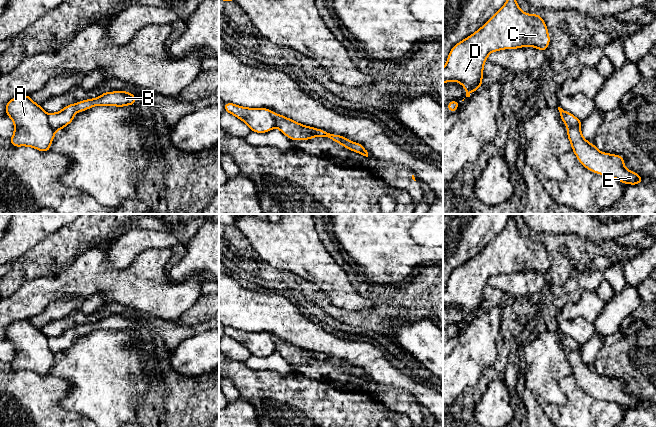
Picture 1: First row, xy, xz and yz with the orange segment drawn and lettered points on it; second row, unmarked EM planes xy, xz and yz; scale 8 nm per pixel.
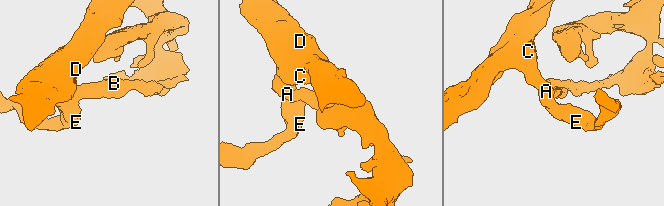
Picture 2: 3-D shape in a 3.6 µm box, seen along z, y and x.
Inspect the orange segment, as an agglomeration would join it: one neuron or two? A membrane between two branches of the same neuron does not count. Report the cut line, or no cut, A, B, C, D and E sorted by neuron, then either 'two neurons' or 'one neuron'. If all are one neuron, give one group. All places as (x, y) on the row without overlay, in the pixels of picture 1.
cut in xy along (48, 338), (48, 347), (55, 354); A C D E / B; two neurons

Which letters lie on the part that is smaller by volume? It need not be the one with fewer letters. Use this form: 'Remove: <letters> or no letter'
Remove: B

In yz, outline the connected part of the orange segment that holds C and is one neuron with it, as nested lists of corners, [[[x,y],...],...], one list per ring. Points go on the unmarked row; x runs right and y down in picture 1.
[[[510,217],[505,228],[476,256],[454,269],[443,291],[443,307],[456,305],[466,313],[466,321],[482,310],[483,291],[488,279],[504,273],[518,273],[529,270],[546,275],[550,260],[545,245],[539,238],[526,238]]]

